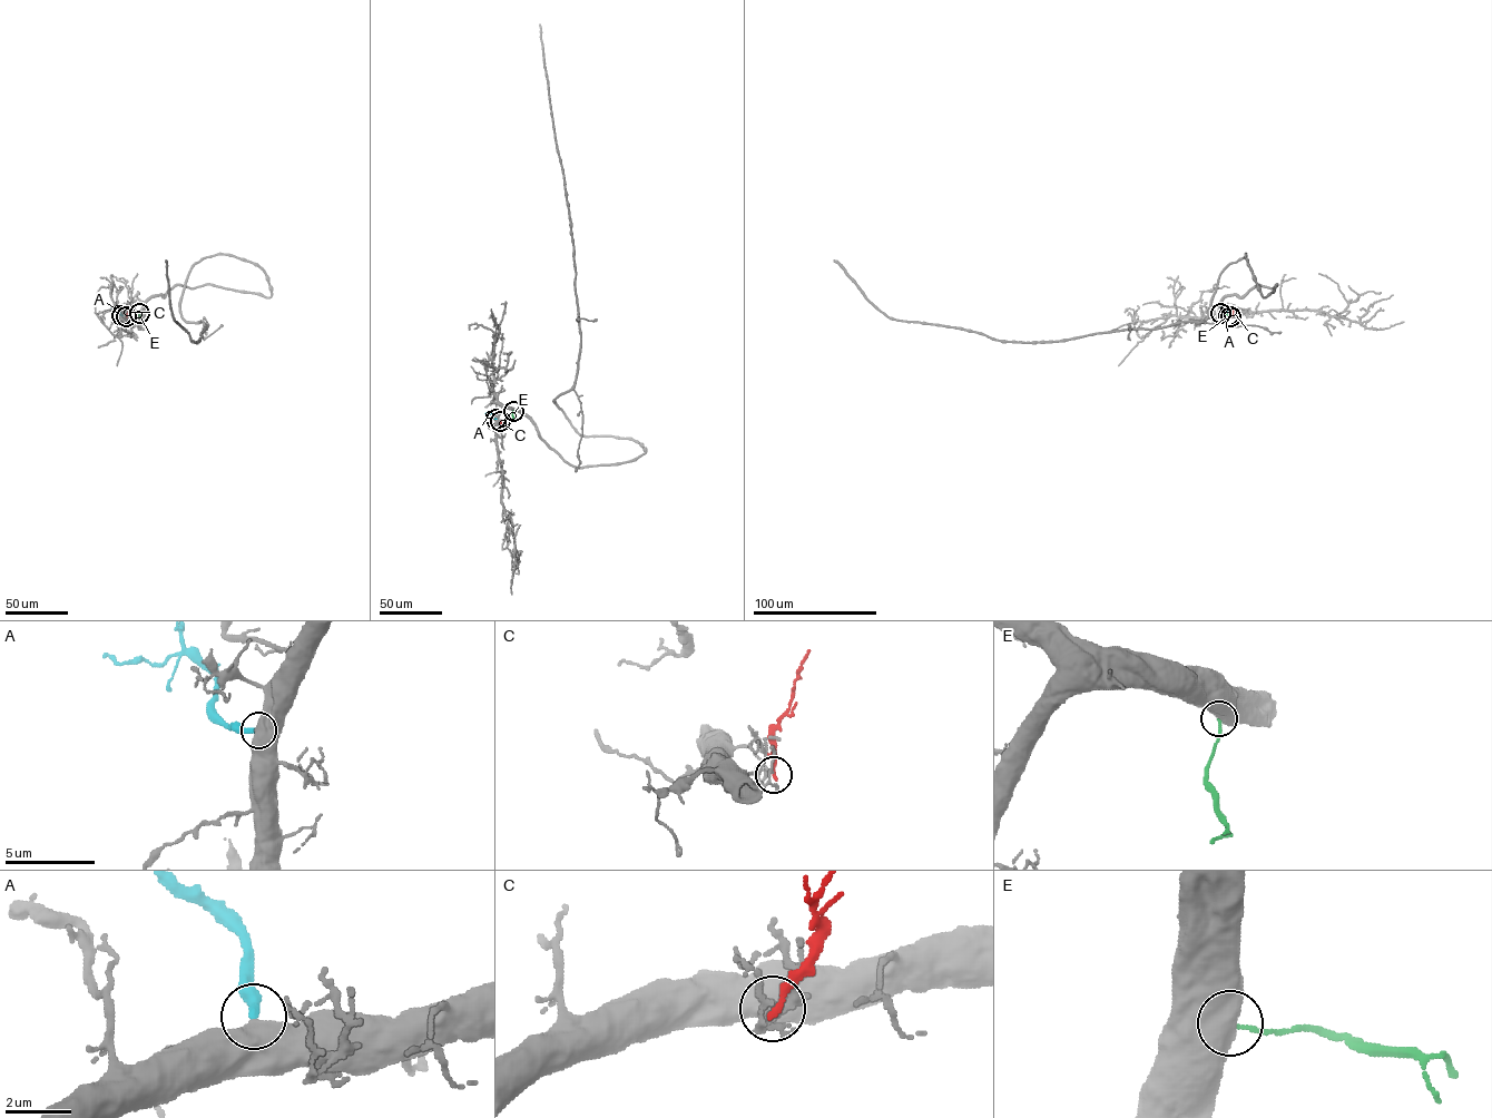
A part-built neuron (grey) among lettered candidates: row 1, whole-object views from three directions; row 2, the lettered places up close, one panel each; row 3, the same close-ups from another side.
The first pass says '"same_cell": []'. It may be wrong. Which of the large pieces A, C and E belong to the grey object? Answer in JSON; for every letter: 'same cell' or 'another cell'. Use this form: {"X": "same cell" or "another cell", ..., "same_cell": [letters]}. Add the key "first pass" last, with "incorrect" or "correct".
{"A": "same cell", "C": "another cell", "E": "another cell", "same_cell": ["A"], "first pass": "incorrect"}

